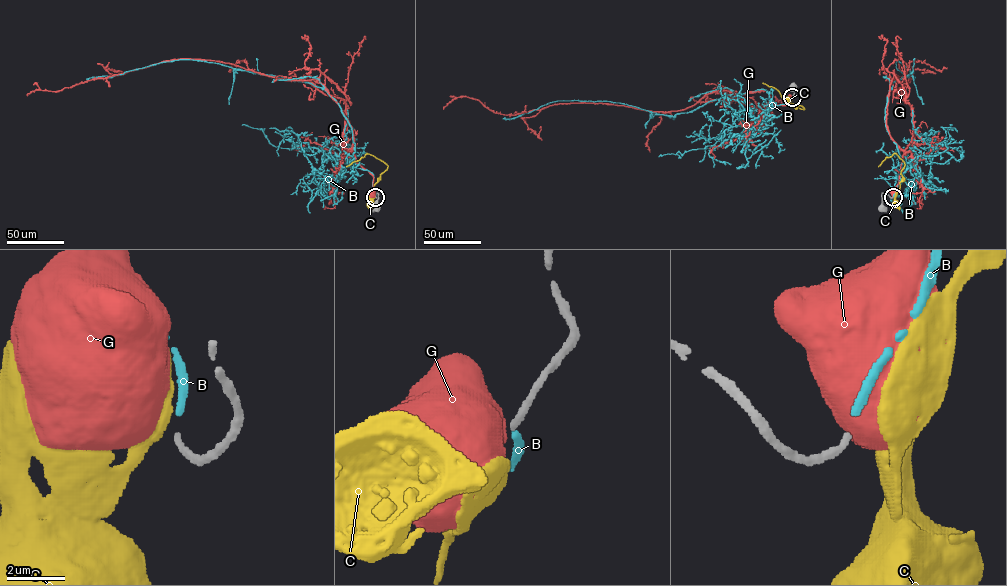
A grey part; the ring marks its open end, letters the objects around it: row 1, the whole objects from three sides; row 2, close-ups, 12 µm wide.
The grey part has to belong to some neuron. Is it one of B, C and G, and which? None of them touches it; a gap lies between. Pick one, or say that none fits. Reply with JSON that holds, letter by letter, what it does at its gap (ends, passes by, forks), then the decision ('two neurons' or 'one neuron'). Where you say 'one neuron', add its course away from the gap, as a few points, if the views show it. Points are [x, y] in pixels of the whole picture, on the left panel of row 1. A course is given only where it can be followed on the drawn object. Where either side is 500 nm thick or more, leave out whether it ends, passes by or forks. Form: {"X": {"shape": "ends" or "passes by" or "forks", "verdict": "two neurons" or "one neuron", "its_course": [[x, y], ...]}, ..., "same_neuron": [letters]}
{"B": {"shape": "ends", "verdict": "one neuron", "its_course": [[375, 196], [374, 175], [349, 165], [354, 143], [339, 104], [324, 89], [310, 83], [191, 59], [86, 79]]}, "C": {"verdict": "two neurons"}, "G": {"verdict": "two neurons"}, "same_neuron": ["B"]}

